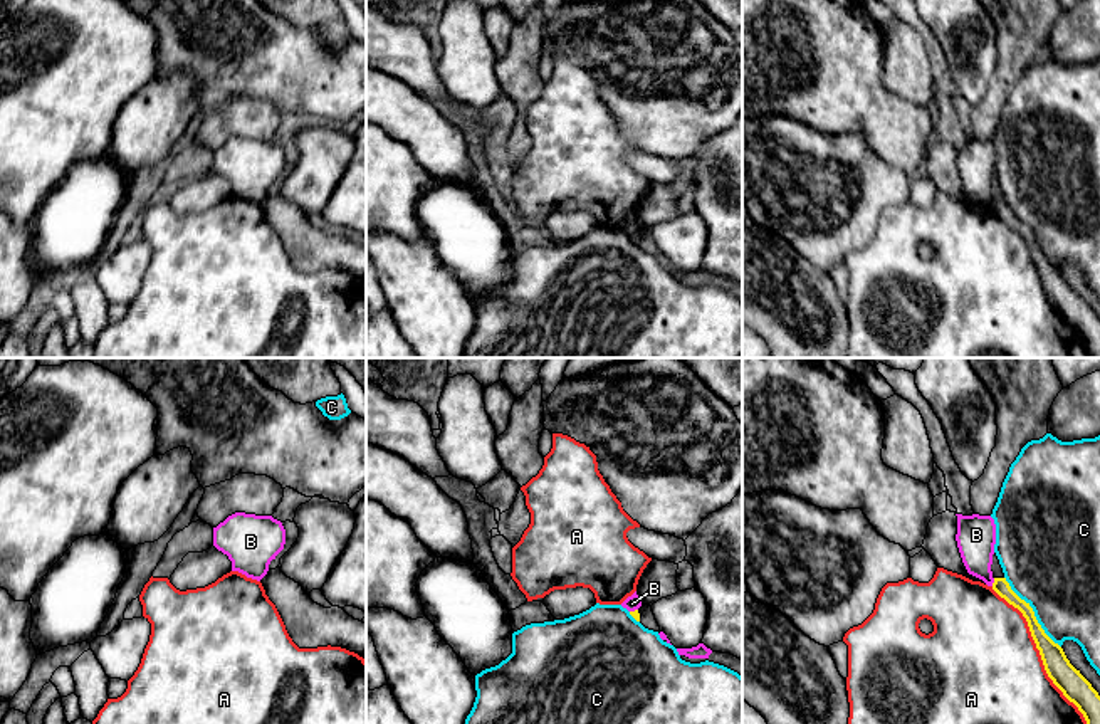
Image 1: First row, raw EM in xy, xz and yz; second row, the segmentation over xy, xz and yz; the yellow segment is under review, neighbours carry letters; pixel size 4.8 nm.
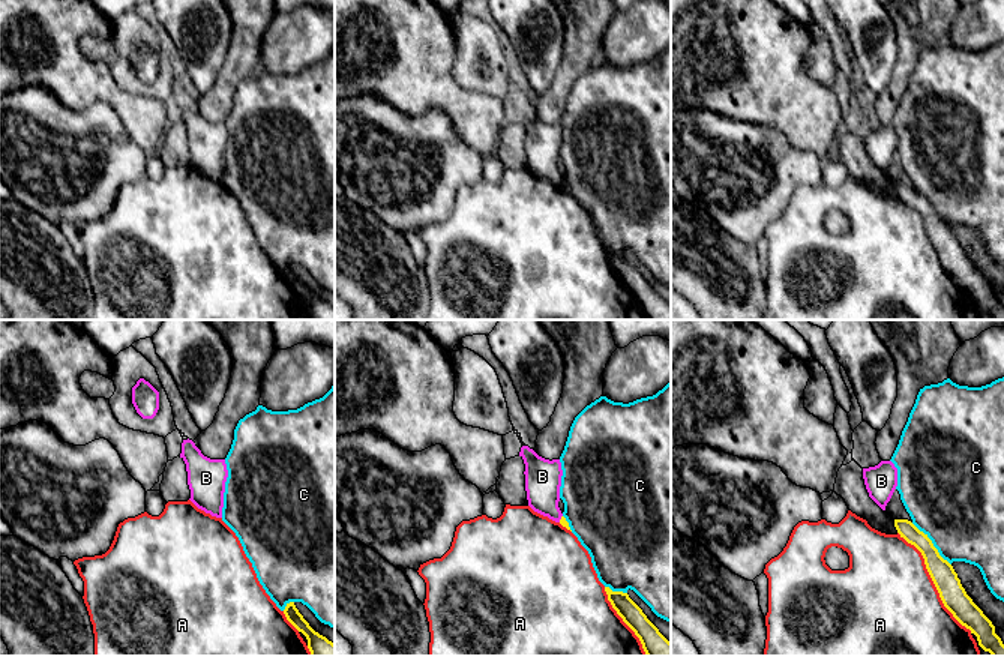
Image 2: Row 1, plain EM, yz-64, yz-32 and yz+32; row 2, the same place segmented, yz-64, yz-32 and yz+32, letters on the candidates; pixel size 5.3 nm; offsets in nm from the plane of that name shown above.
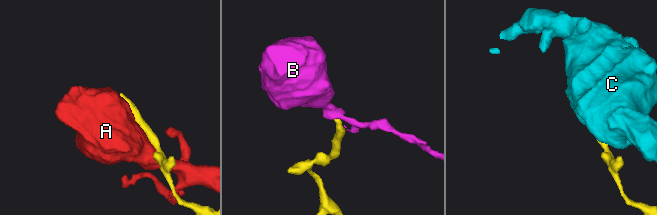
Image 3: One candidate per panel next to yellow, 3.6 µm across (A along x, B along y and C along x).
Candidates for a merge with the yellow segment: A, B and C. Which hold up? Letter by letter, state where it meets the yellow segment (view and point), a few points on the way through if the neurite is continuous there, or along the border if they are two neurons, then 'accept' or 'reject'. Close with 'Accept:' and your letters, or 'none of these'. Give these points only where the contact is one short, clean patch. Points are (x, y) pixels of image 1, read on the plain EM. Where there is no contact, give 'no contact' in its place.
A: meets yellow in yz at (1042, 283); reject
B: meets yellow in yz at (995, 205); border along yz (995, 202), (991, 209); reject
C: meets yellow in yz at (1033, 236); reject
Accept: none of these

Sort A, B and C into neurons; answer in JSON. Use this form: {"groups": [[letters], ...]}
{"groups": [["A"], ["B"], ["C"]]}

